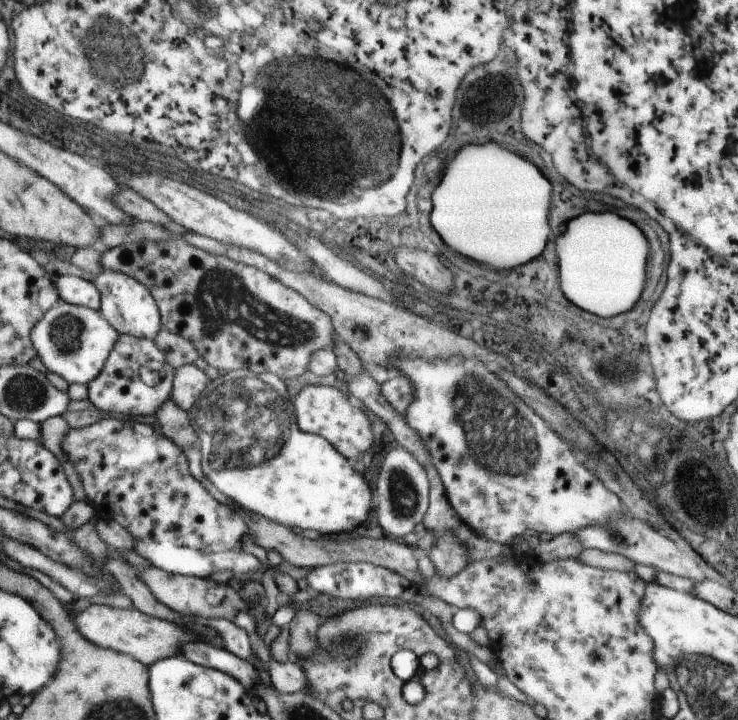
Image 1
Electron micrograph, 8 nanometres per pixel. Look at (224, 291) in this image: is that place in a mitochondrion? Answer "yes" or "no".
yes

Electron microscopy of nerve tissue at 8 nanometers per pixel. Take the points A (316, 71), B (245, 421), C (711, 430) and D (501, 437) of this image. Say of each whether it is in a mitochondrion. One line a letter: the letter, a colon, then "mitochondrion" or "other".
A: other
B: mitochondrion
C: other
D: mitochondrion

